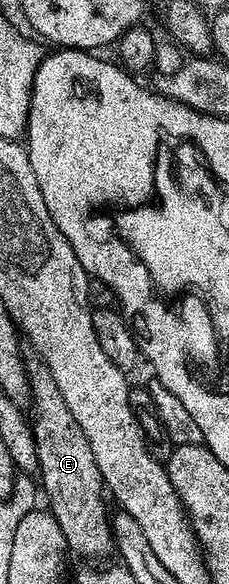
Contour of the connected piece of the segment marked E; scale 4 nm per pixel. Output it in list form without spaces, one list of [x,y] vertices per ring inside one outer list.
[[[30,354],[25,357],[26,361],[26,383],[30,386],[29,399],[34,400],[34,416],[32,412],[32,427],[34,430],[34,441],[38,447],[38,472],[40,477],[42,476],[42,488],[46,491],[46,500],[50,505],[48,505],[48,511],[51,516],[56,518],[56,522],[60,526],[60,530],[64,534],[66,539],[67,549],[71,553],[74,552],[78,556],[106,556],[109,552],[113,553],[115,551],[114,546],[114,534],[112,531],[111,521],[108,519],[108,512],[106,516],[106,504],[102,501],[102,496],[104,497],[104,485],[102,482],[102,475],[100,470],[96,466],[96,458],[92,458],[92,446],[88,446],[88,438],[84,438],[84,430],[80,430],[80,422],[76,422],[76,418],[72,414],[72,410],[68,410],[68,402],[64,402],[64,394],[60,394],[60,386],[56,386],[56,378],[52,378],[52,374],[48,370],[48,366],[44,361],[42,361],[37,354]]]

